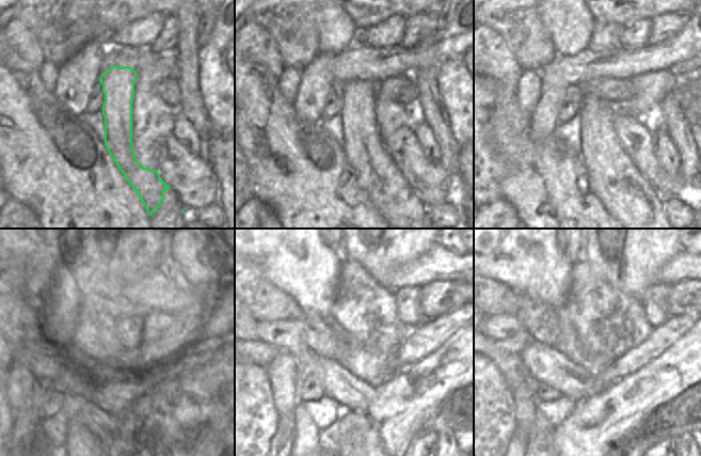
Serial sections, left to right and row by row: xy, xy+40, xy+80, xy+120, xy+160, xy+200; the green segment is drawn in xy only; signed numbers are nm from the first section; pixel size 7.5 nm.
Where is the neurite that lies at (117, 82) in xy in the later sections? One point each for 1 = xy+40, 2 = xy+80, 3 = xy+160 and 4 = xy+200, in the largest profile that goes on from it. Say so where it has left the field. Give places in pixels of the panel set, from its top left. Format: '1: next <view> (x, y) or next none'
1: next xy+40 (377, 174)
2: next xy+80 (611, 176)
3: next xy+160 (359, 394)
4: next xy+200 (579, 394)

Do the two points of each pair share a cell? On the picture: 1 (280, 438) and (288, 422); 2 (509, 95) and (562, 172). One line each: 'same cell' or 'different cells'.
1: same cell
2: same cell

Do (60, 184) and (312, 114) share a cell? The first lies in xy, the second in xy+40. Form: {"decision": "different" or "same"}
{"decision": "different"}

